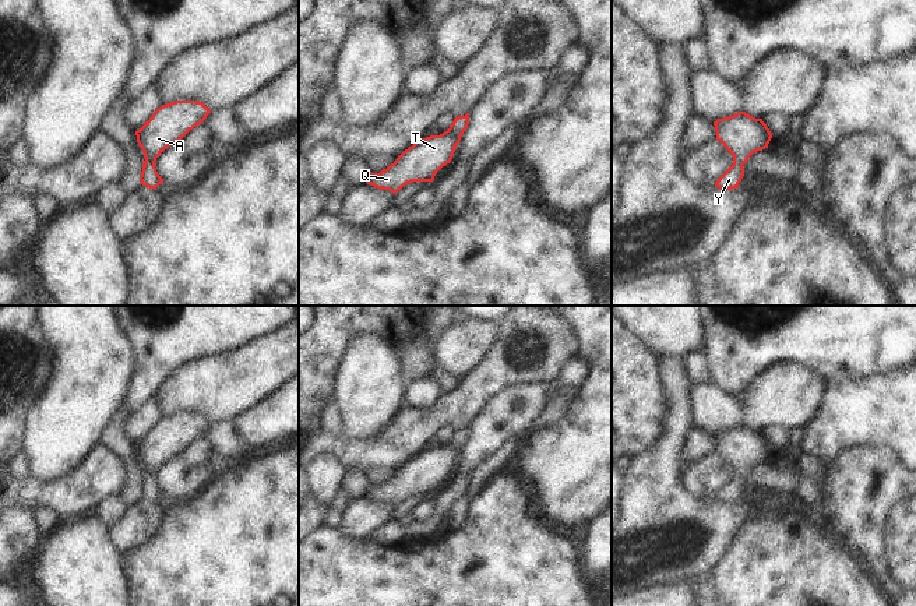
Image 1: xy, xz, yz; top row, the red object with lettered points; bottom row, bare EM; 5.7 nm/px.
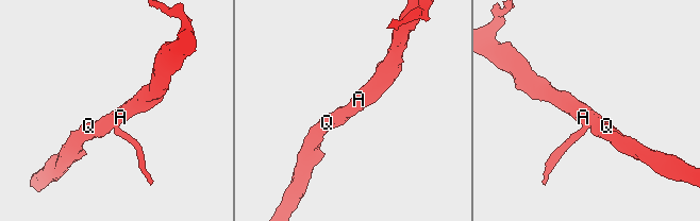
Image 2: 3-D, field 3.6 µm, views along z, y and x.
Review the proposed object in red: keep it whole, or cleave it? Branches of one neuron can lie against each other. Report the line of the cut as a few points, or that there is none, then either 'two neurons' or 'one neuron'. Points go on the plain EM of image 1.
no cut; one neuron

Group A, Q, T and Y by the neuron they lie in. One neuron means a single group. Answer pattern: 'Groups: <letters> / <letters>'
Groups: A Q T Y.

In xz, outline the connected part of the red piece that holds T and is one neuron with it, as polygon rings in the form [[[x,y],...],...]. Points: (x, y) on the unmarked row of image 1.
[[[469,426],[455,430],[443,447],[420,451],[387,482],[380,486],[369,485],[366,496],[395,507],[408,496],[433,494],[436,486],[451,475],[468,437]]]

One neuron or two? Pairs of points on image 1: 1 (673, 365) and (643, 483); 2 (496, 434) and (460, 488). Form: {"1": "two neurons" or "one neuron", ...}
{"1": "one neuron", "2": "one neuron"}

